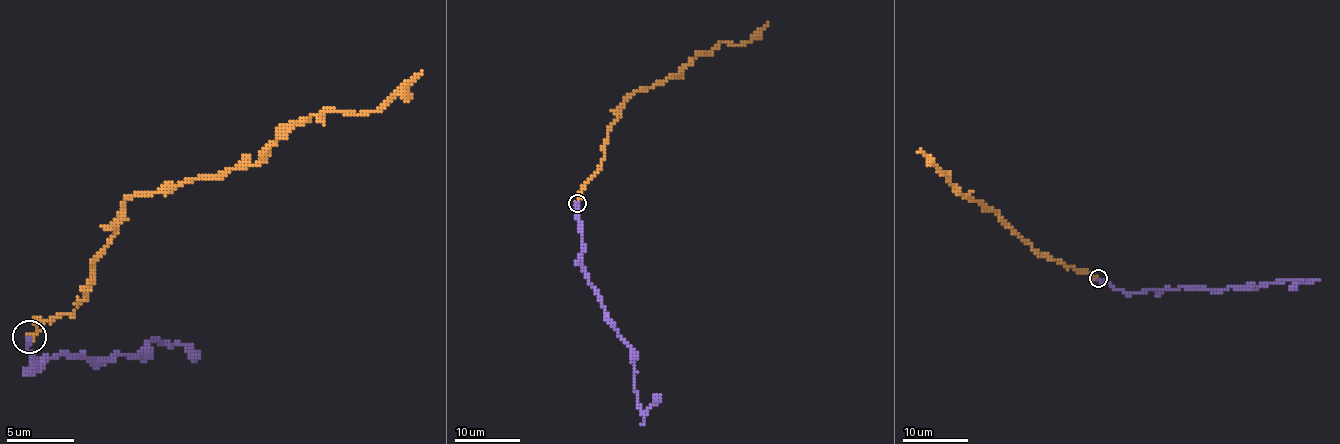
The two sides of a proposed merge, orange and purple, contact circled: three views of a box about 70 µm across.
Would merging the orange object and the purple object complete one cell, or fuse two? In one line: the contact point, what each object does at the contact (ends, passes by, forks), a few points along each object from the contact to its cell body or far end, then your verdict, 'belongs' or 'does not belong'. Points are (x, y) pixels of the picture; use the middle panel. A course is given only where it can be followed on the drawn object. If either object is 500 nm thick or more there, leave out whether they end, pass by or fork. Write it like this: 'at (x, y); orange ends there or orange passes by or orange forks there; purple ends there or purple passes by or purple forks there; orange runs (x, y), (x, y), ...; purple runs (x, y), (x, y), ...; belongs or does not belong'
at (577, 203); orange ends there; purple ends there; orange runs (577, 203), (600, 167), (610, 126), (625, 101), (721, 43), (746, 44), (767, 23); purple runs (577, 203), (581, 265), (602, 304), (607, 320), (633, 355), (633, 389), (638, 407), (644, 412), (659, 394); belongs

